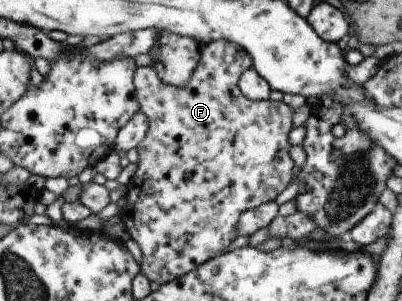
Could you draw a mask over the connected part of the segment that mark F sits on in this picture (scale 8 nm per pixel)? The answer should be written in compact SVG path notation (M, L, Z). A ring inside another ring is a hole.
M216 40L199 48L199 58L184 86L164 85L154 68L134 70L133 88L138 112L148 120L144 139L138 146L136 172L120 202L119 228L125 228L142 254L139 272L158 285L171 282L216 257L238 236L236 222L246 210L274 201L290 182L294 164L288 156L288 133L294 110L284 102L250 101L238 89L238 78L251 68L250 58L232 42Z

